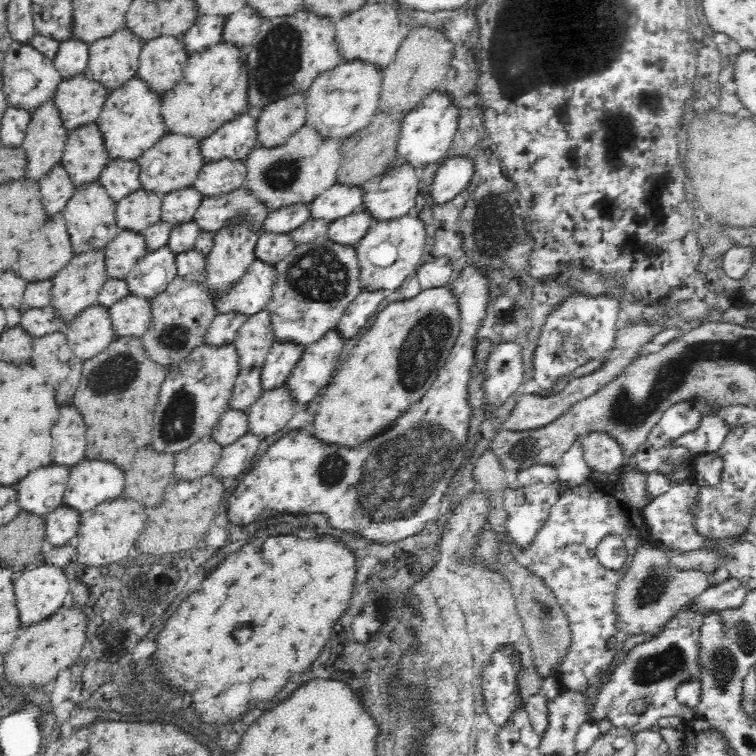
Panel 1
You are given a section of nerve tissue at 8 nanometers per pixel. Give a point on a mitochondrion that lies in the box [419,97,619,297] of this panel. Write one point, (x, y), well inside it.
(493, 233)

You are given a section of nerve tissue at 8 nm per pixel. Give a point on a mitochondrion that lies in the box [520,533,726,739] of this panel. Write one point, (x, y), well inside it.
(665, 663)

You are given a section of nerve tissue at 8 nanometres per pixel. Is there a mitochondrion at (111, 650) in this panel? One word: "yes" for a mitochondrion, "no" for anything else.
no

